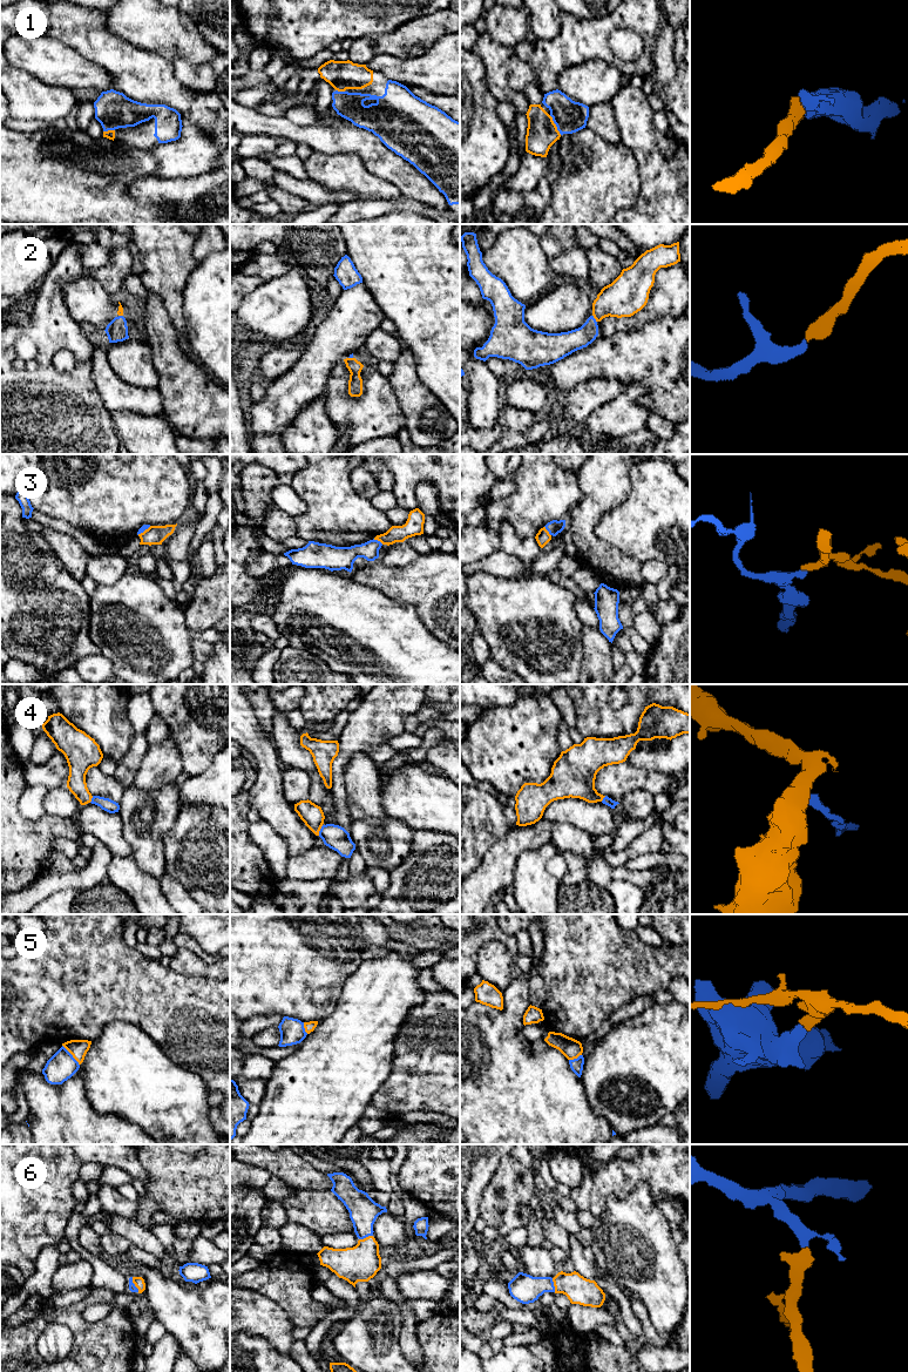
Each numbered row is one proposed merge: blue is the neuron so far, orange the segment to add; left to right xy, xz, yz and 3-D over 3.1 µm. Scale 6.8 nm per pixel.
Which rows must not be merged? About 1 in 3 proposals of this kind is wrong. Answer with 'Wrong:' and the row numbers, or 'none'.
Wrong: 3, 4, 5

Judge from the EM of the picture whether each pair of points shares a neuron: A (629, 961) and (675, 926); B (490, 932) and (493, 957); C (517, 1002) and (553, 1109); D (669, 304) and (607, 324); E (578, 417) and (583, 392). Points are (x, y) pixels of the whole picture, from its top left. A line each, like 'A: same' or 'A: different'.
A: different
B: different
C: same
D: same
E: same

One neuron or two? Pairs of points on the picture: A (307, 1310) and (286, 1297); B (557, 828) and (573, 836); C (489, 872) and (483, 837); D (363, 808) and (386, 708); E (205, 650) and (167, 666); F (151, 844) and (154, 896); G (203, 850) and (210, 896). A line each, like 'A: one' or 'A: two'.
A: one
B: one
C: two
D: two
E: two
F: two
G: one

